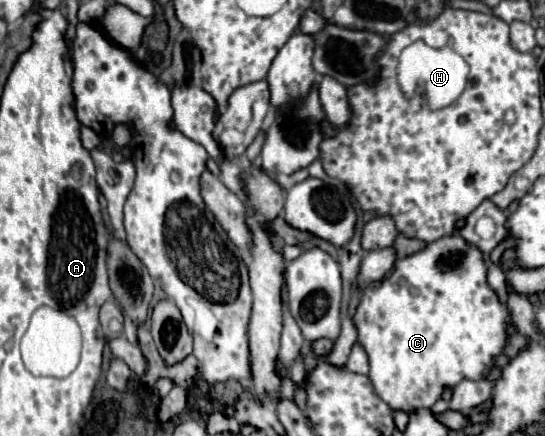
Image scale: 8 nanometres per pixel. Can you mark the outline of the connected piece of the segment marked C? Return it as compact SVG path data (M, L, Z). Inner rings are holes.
M454 234L428 244L412 256L396 260L394 268L382 280L364 288L354 314L358 344L364 346L368 354L368 378L374 392L392 410L412 412L418 408L432 408L446 386L456 386L464 378L486 378L492 368L492 358L502 354L506 344L506 324L512 322L506 306L488 288L486 272L480 250Z

